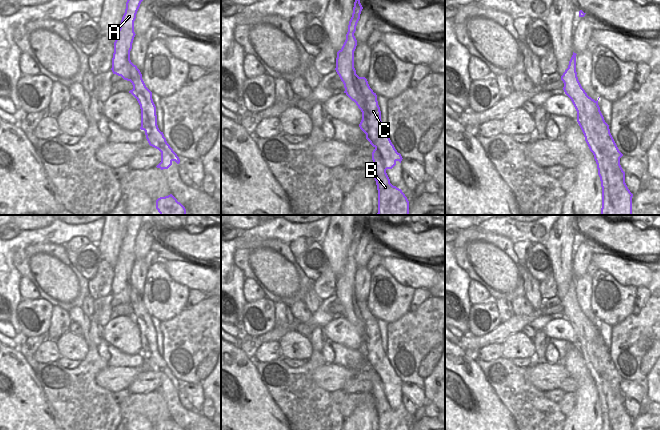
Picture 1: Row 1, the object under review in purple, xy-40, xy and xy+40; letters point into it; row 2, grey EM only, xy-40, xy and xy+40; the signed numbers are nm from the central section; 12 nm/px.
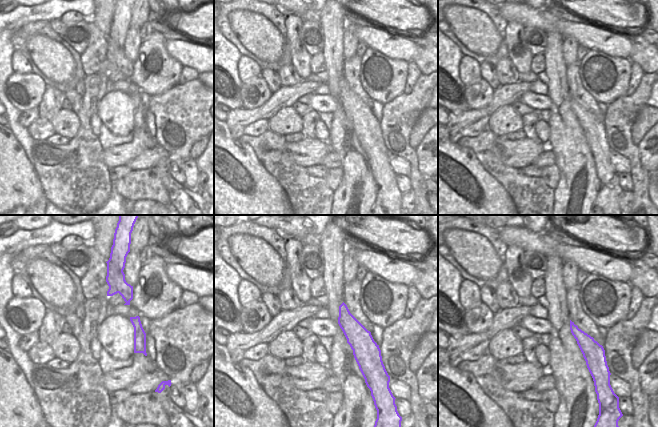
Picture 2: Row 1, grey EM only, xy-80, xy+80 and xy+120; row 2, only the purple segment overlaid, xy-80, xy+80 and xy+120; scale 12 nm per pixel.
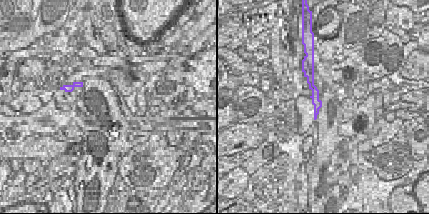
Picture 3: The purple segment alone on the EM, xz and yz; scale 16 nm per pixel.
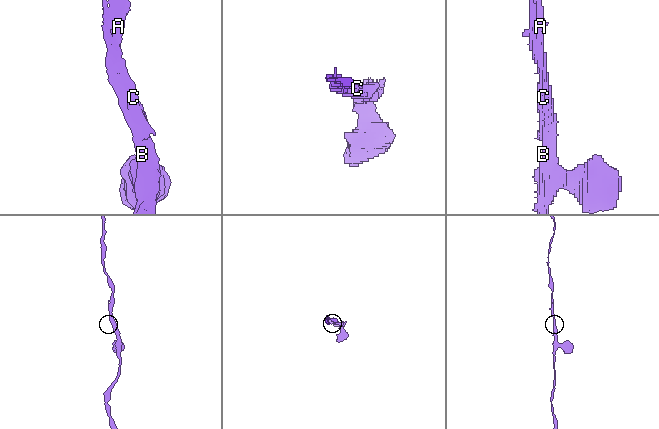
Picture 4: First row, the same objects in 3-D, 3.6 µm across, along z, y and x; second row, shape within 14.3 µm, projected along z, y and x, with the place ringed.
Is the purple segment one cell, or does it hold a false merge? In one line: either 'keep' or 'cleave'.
keep

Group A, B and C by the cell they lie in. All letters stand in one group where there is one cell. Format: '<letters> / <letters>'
A B C

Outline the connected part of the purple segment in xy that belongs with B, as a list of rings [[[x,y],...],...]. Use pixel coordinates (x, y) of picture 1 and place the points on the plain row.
[[[356,215],[352,241],[349,245],[346,264],[337,276],[336,296],[344,308],[344,317],[356,327],[362,336],[360,353],[366,358],[366,363],[375,372],[372,376],[372,395],[378,414],[378,430],[409,430],[409,425],[401,413],[393,410],[386,397],[396,386],[401,387],[402,380],[392,368],[381,345],[381,335],[377,319],[370,312],[365,301],[359,301],[354,292],[354,275],[357,264],[354,260],[360,238],[363,233],[360,227],[360,217]]]

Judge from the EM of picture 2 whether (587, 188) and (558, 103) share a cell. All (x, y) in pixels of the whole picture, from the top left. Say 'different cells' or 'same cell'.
same cell

